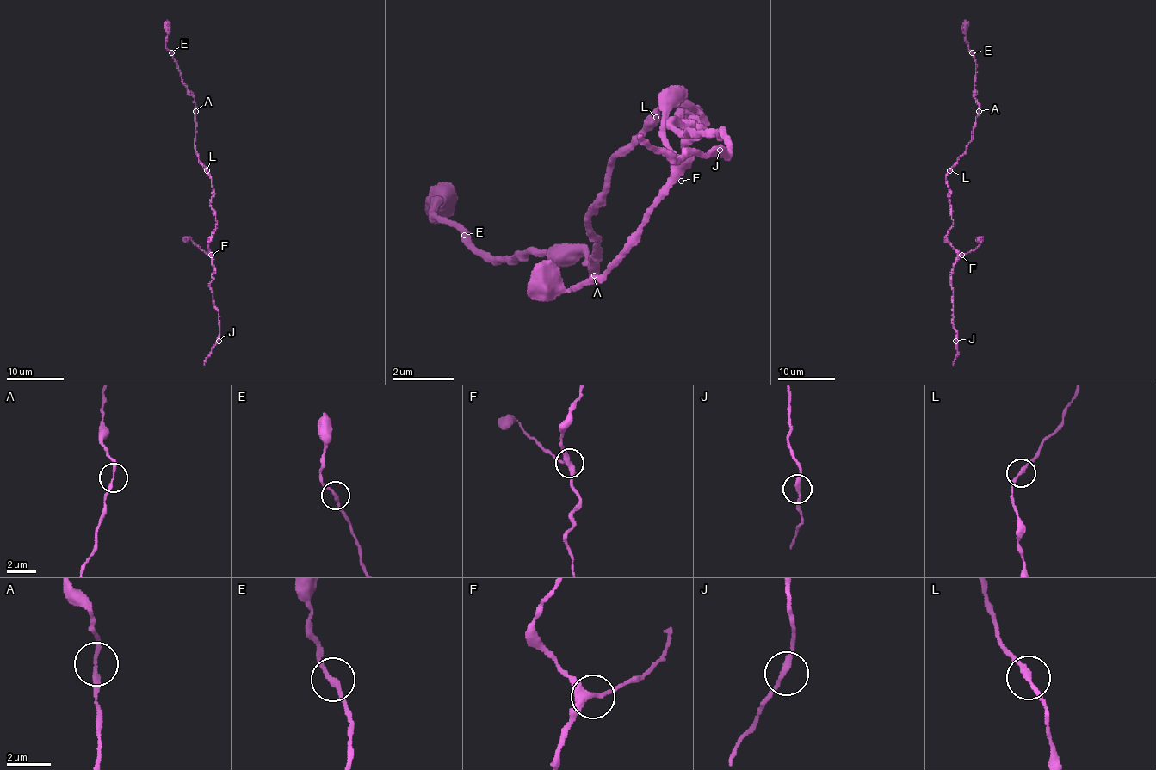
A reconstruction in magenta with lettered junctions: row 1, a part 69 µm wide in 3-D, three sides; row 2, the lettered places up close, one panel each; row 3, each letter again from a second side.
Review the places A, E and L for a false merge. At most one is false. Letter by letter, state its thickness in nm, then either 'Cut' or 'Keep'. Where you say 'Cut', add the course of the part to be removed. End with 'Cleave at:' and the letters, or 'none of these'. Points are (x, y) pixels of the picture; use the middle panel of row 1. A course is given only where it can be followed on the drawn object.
A: Thickness 200 nm. Keep
E: Thickness 200 nm. Keep
L: Thickness 240 nm. Keep
Cleave at: none of these

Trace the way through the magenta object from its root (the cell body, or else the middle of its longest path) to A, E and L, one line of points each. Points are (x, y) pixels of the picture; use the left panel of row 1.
A: (213, 189), (211, 176), (199, 161), (194, 145), (195, 111)
E: (213, 189), (211, 176), (199, 161), (194, 145), (195, 102), (182, 78), (177, 61), (171, 52)
L: (213, 189), (211, 176), (207, 171)

